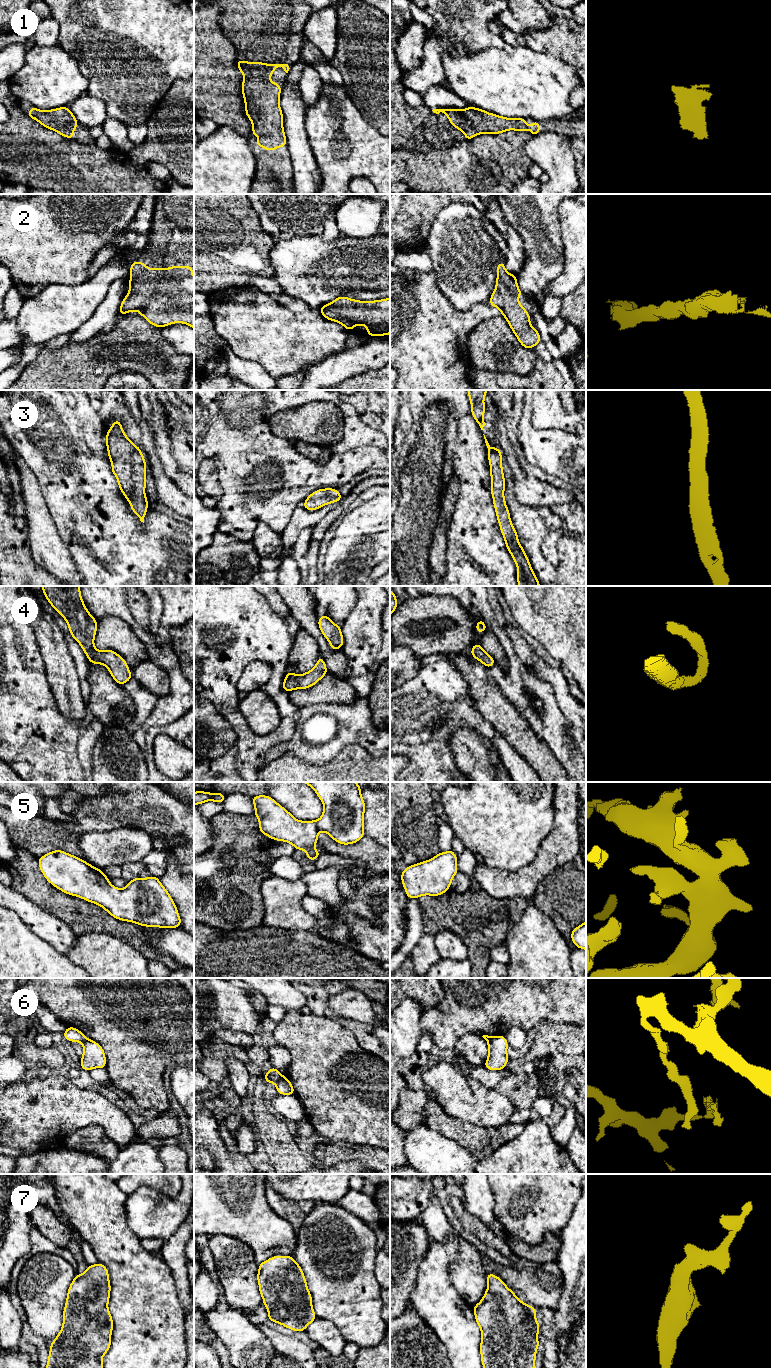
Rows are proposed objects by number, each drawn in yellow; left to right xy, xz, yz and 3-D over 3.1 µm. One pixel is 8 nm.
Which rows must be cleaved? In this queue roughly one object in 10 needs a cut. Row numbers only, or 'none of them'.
6

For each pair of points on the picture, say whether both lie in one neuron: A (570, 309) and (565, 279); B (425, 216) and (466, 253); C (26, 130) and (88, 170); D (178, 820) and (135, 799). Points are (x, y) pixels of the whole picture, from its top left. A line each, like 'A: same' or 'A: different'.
A: different
B: different
C: same
D: same

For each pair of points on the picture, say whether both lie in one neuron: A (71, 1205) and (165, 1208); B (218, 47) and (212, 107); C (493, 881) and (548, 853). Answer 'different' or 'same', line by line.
A: different
B: same
C: same

